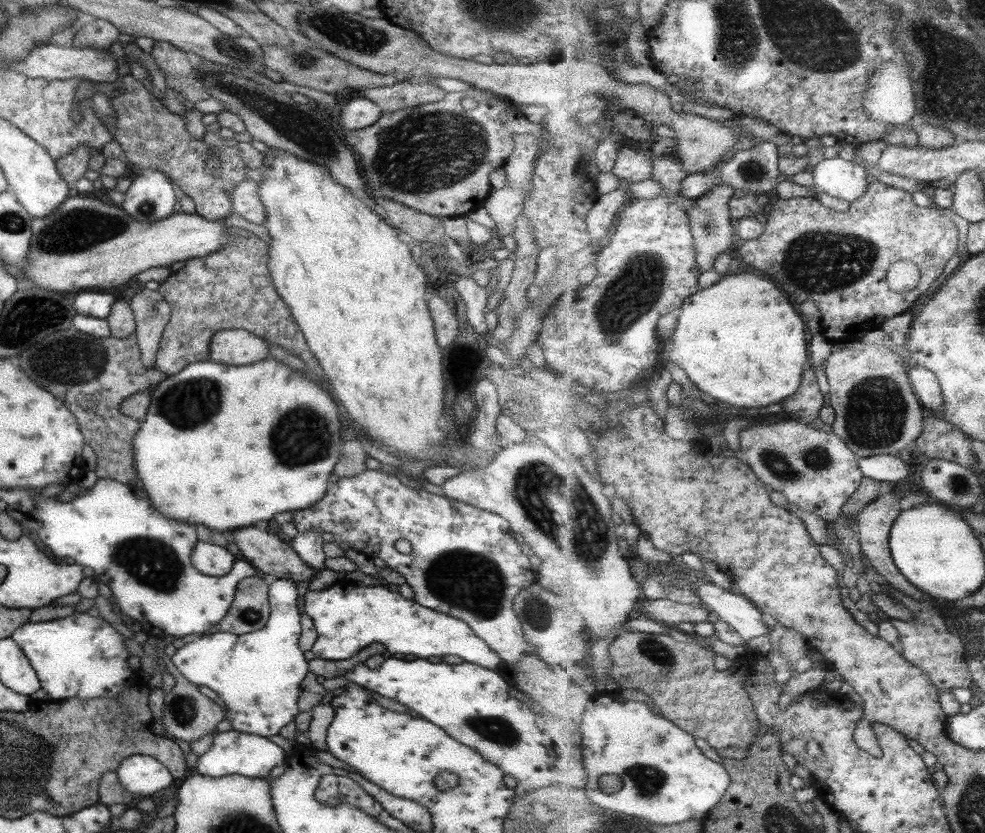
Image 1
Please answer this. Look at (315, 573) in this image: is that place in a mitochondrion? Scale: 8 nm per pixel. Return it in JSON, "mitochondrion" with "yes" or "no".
{"mitochondrion":"no"}

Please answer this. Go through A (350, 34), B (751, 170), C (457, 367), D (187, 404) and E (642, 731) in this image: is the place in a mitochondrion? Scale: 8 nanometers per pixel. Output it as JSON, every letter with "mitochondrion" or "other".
{"A":"mitochondrion","B":"mitochondrion","C":"other","D":"mitochondrion","E":"other"}

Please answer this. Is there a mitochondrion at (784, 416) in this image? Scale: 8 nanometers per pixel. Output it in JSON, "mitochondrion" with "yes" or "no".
{"mitochondrion":"no"}

